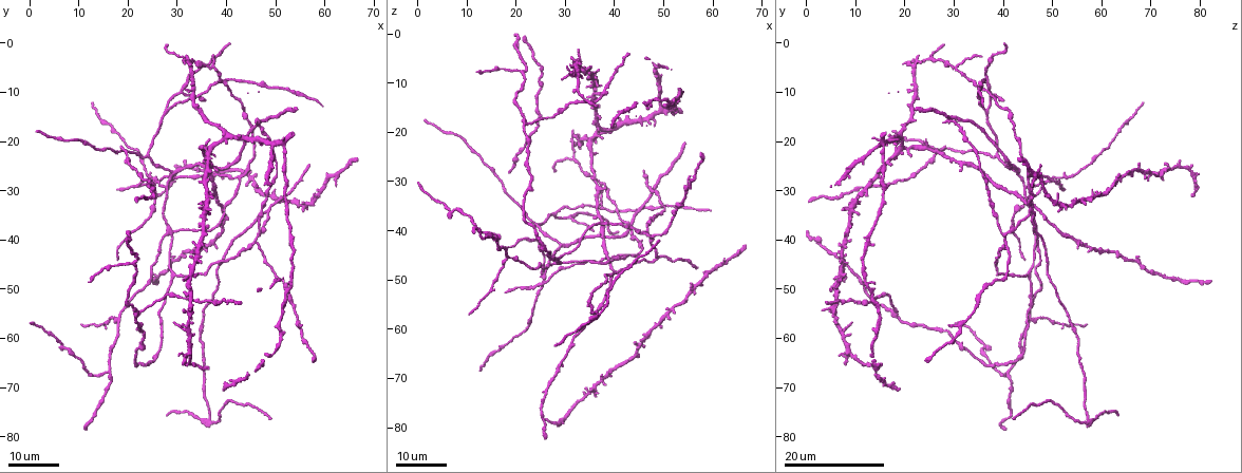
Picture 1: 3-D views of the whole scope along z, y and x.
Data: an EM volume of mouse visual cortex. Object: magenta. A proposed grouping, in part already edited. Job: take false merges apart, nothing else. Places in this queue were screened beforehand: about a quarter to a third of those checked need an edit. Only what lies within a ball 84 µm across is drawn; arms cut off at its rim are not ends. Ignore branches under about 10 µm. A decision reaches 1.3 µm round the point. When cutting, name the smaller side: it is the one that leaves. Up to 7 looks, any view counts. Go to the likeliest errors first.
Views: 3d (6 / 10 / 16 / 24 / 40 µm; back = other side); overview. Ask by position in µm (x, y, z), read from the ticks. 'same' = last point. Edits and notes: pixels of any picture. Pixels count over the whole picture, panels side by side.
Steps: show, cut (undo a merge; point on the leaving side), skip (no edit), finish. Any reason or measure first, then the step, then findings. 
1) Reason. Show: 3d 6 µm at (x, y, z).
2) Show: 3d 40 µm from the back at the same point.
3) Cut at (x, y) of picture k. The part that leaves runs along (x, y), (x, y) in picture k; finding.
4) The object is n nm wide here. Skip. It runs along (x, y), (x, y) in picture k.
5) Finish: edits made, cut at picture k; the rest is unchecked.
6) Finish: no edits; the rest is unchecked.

Show: 3d 16 µm at (22.0, 55.0, 18.0).

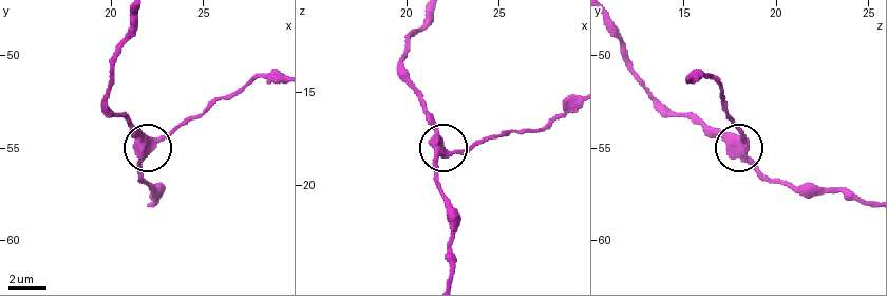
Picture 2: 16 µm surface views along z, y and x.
Show: 3d 6 µm at (22.2, 54.6, 18.3).

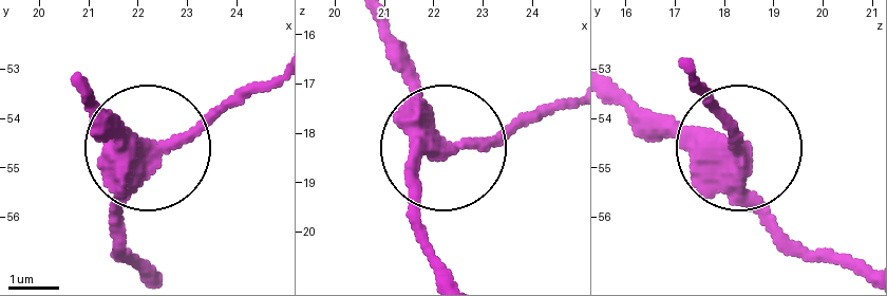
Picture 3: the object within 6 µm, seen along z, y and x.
The object is 450 nm wide here. Skip. It runs along (149, 275), (119, 241), (140, 144), (86, 110) in picture 3; continuous, no second neuron.

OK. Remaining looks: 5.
A fork. Show: 3d 16 µm at (48.5, 33.5, 45.5).

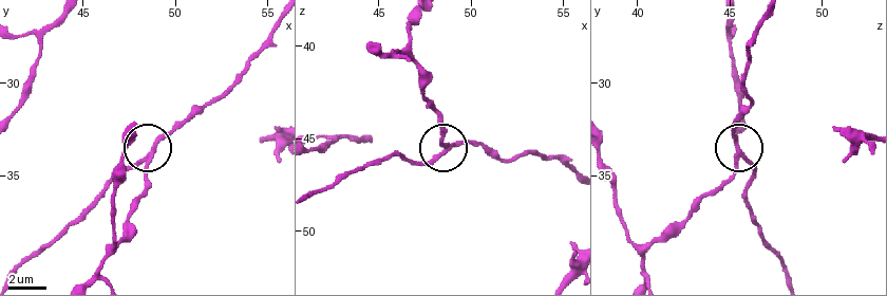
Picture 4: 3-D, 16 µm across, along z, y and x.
Show: 3d 10 µm at (48.5, 33.9, 45.7).

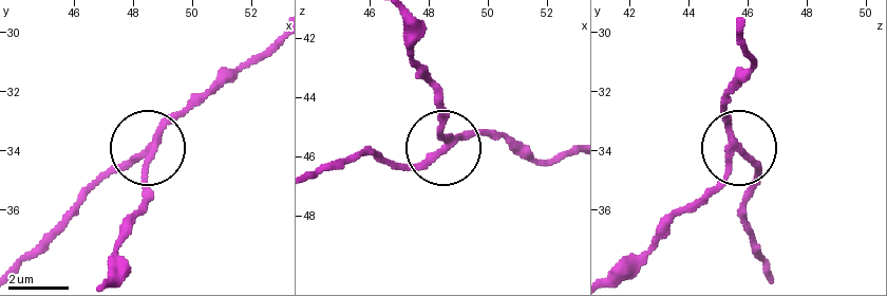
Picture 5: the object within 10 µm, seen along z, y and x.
The side arm is 76 µm long. Cut at (124, 162) of picture 5. The part that leaves runs along (153, 144), (102, 174), (19, 258) in picture 5; a second neuron is stuck on.

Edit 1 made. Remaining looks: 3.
Four-way junction. Show: 3d 24 µm at (39.5, 33.0, 46.0).

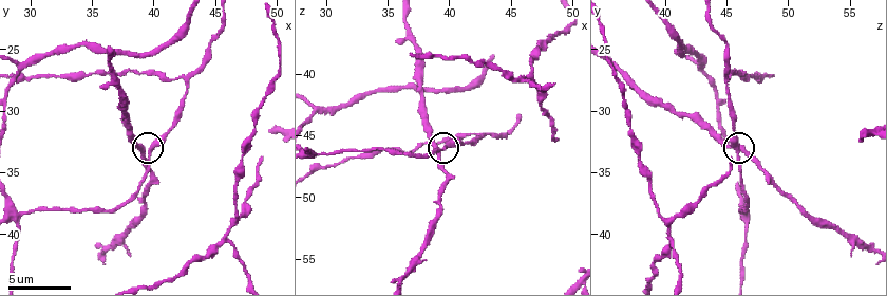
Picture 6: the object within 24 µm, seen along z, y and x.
Show: 3d 10 µm at (39.2, 33.6, 46.8).

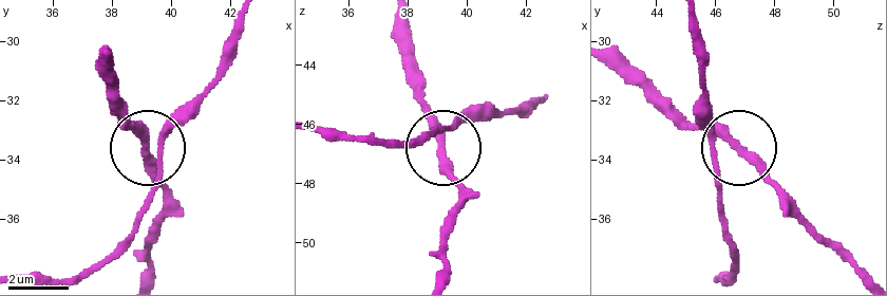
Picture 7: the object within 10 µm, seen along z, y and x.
The object is 240 nm wide here. Skip. One neuron here.

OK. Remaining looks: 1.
Finish: edits made, cut at picture 5; the rest is unchecked.

